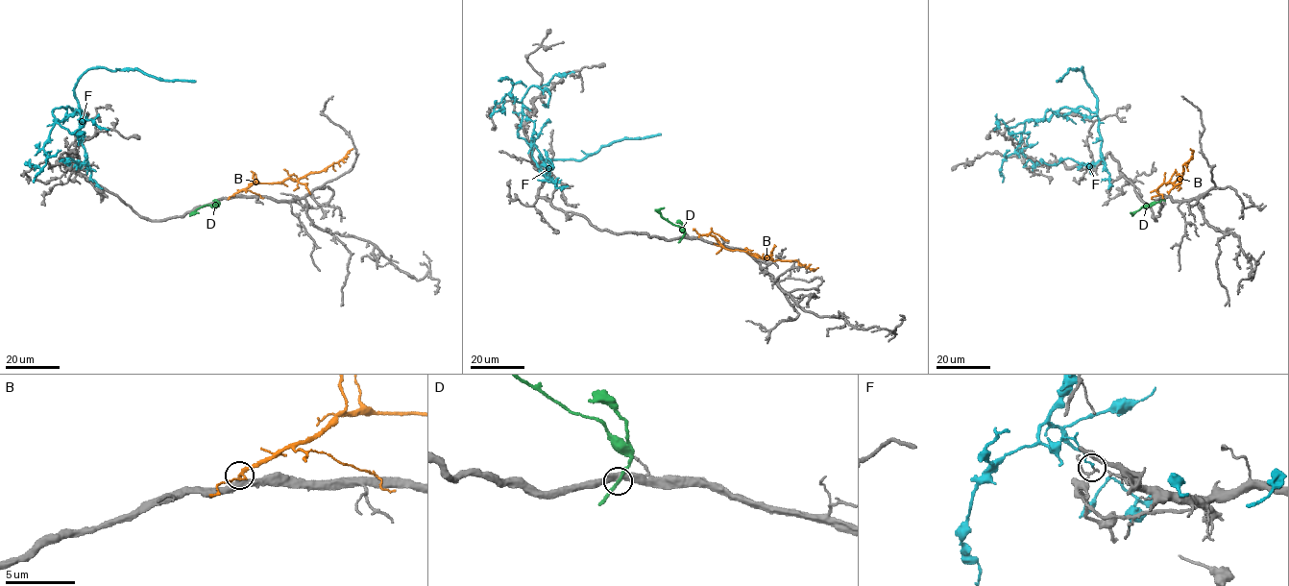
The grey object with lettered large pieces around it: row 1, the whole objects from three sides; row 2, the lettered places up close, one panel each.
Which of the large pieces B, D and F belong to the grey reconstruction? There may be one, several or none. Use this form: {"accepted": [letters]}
{"accepted": ["B"]}

